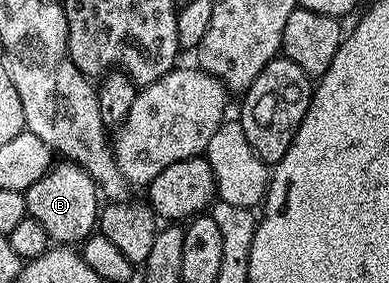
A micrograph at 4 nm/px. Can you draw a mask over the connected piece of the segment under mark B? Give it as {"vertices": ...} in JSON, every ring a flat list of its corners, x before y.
{"vertices":[[66,160,52,165,37,184,33,184,26,190,27,212,41,228,45,228,48,239,55,244,82,243,91,237,96,229,101,213,101,194,95,185,95,181,88,174]]}

